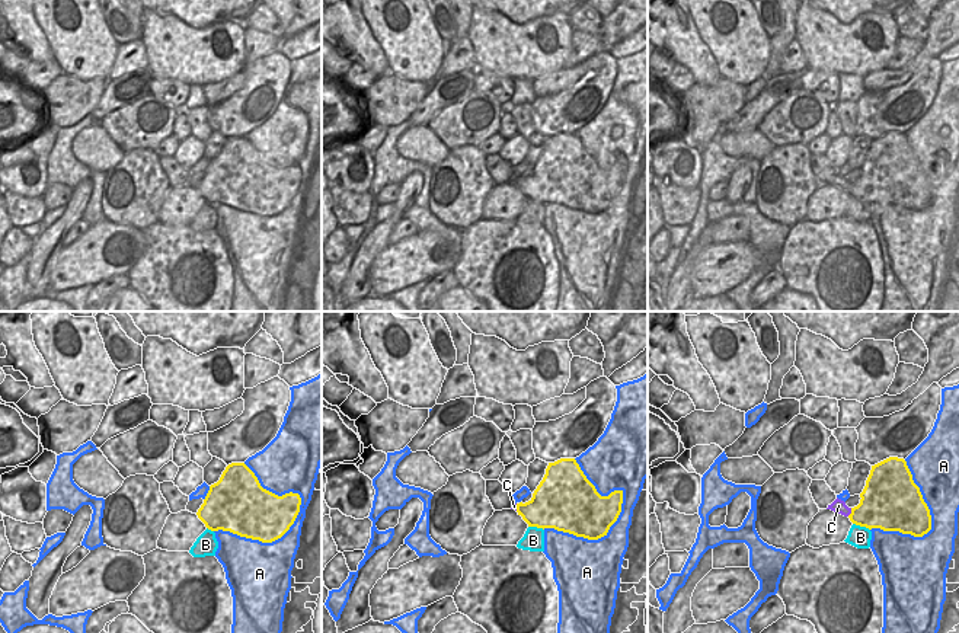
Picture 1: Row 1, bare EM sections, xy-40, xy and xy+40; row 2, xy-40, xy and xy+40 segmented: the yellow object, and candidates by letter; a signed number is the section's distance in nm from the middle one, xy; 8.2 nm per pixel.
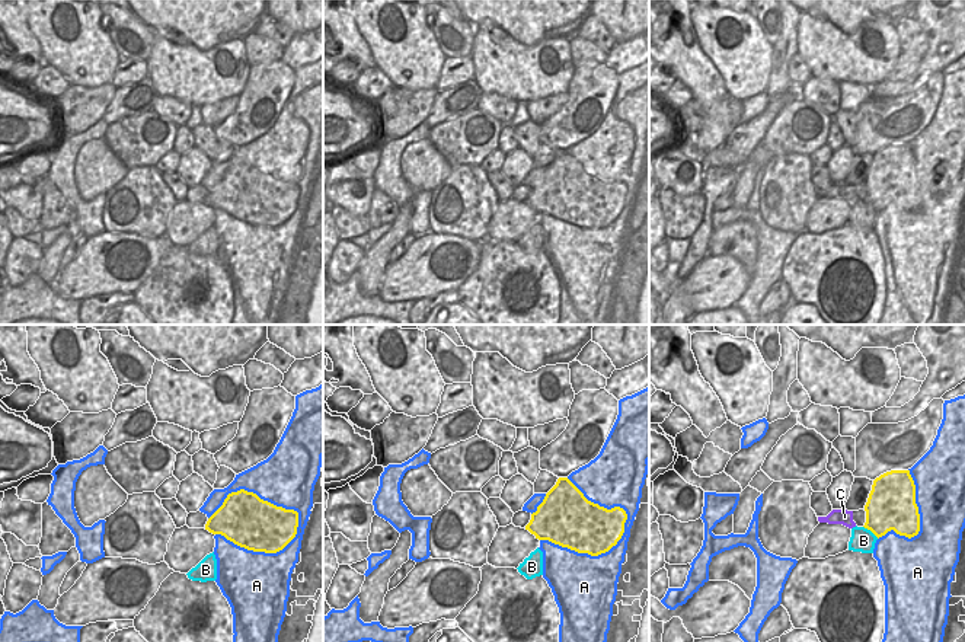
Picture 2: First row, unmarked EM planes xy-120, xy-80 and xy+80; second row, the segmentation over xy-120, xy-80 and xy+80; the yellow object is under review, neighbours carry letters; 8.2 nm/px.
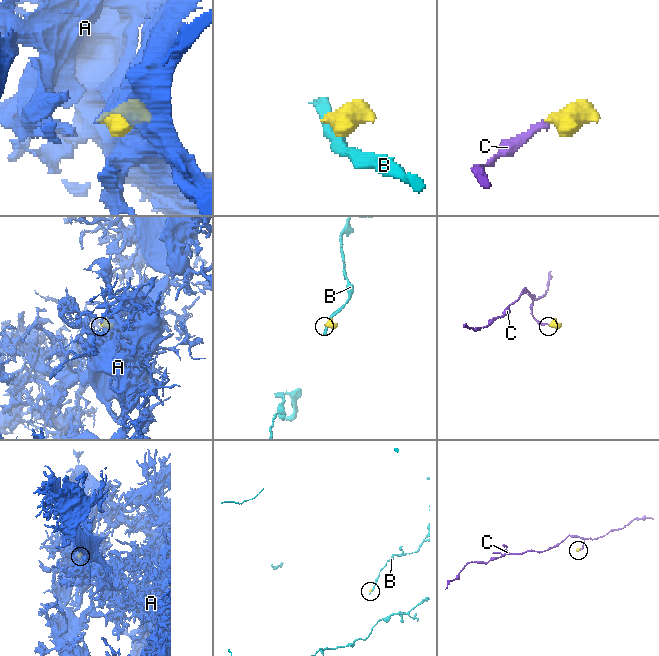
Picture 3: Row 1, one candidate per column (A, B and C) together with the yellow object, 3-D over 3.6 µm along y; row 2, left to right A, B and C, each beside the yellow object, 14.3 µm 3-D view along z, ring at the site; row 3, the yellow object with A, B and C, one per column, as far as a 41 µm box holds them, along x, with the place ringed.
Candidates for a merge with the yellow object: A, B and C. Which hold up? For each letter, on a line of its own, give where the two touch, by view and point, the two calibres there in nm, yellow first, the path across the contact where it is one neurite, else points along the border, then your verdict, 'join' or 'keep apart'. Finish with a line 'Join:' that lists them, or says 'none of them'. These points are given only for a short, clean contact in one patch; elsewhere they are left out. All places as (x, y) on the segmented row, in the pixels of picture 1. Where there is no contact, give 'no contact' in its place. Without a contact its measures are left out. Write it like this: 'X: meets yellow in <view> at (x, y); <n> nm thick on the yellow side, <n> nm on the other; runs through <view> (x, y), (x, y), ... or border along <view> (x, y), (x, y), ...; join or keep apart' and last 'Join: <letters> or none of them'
A: meets yellow in xy-40 at (267, 542); 420 nm thick on the yellow side, 480 nm on the other; keep apart
B: meets yellow in xy+40 at (862, 526); 400 nm thick on the yellow side, 170 nm on the other; keep apart
C: meets yellow in xy+40 at (852, 512); 360 nm thick on the yellow side, 110 nm on the other; runs through xy+40 (881, 507), (872, 512), (852, 512), (838, 505); join
Join: C

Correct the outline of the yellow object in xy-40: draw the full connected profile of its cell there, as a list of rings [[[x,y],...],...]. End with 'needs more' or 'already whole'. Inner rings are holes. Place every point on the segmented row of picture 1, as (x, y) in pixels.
[[[231,463],[223,471],[220,480],[210,486],[196,515],[211,531],[223,530],[262,543],[272,543],[281,538],[294,524],[300,505],[298,493],[290,492],[278,496],[263,489],[244,463]]]; already whole

